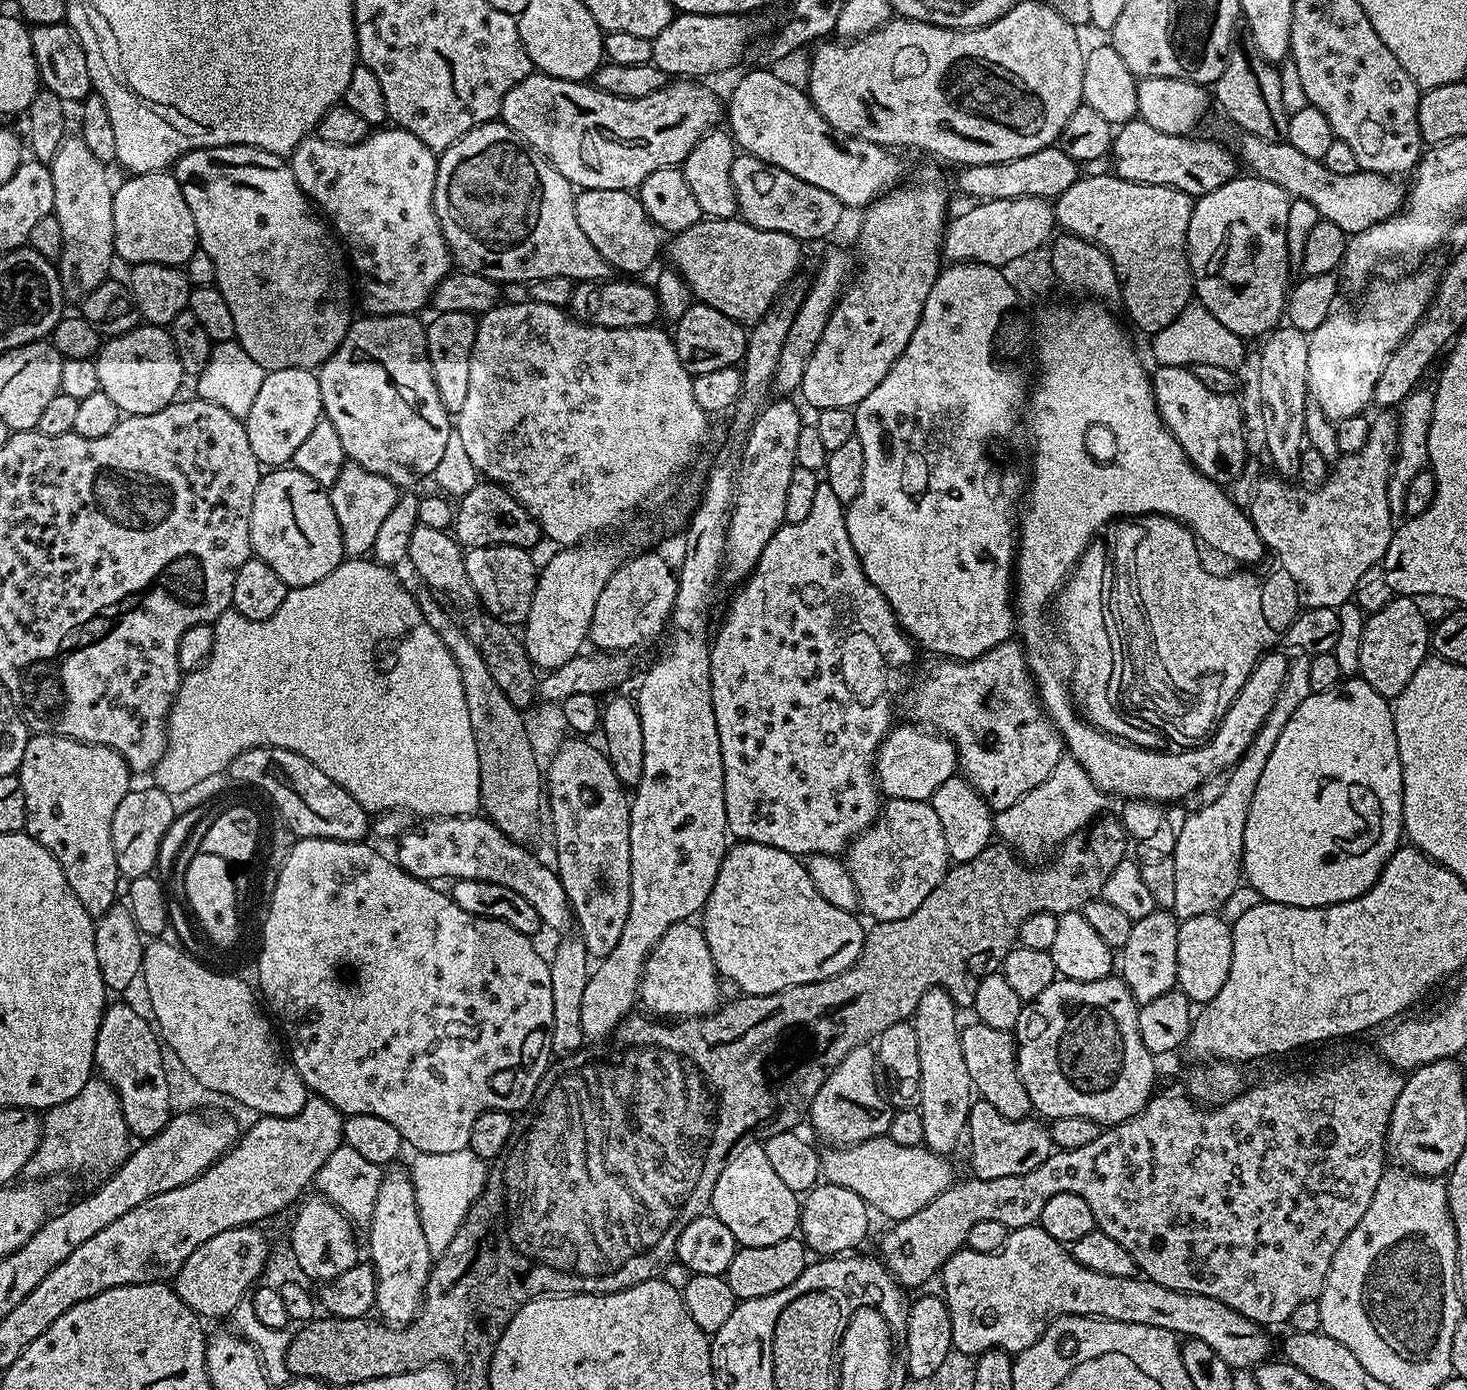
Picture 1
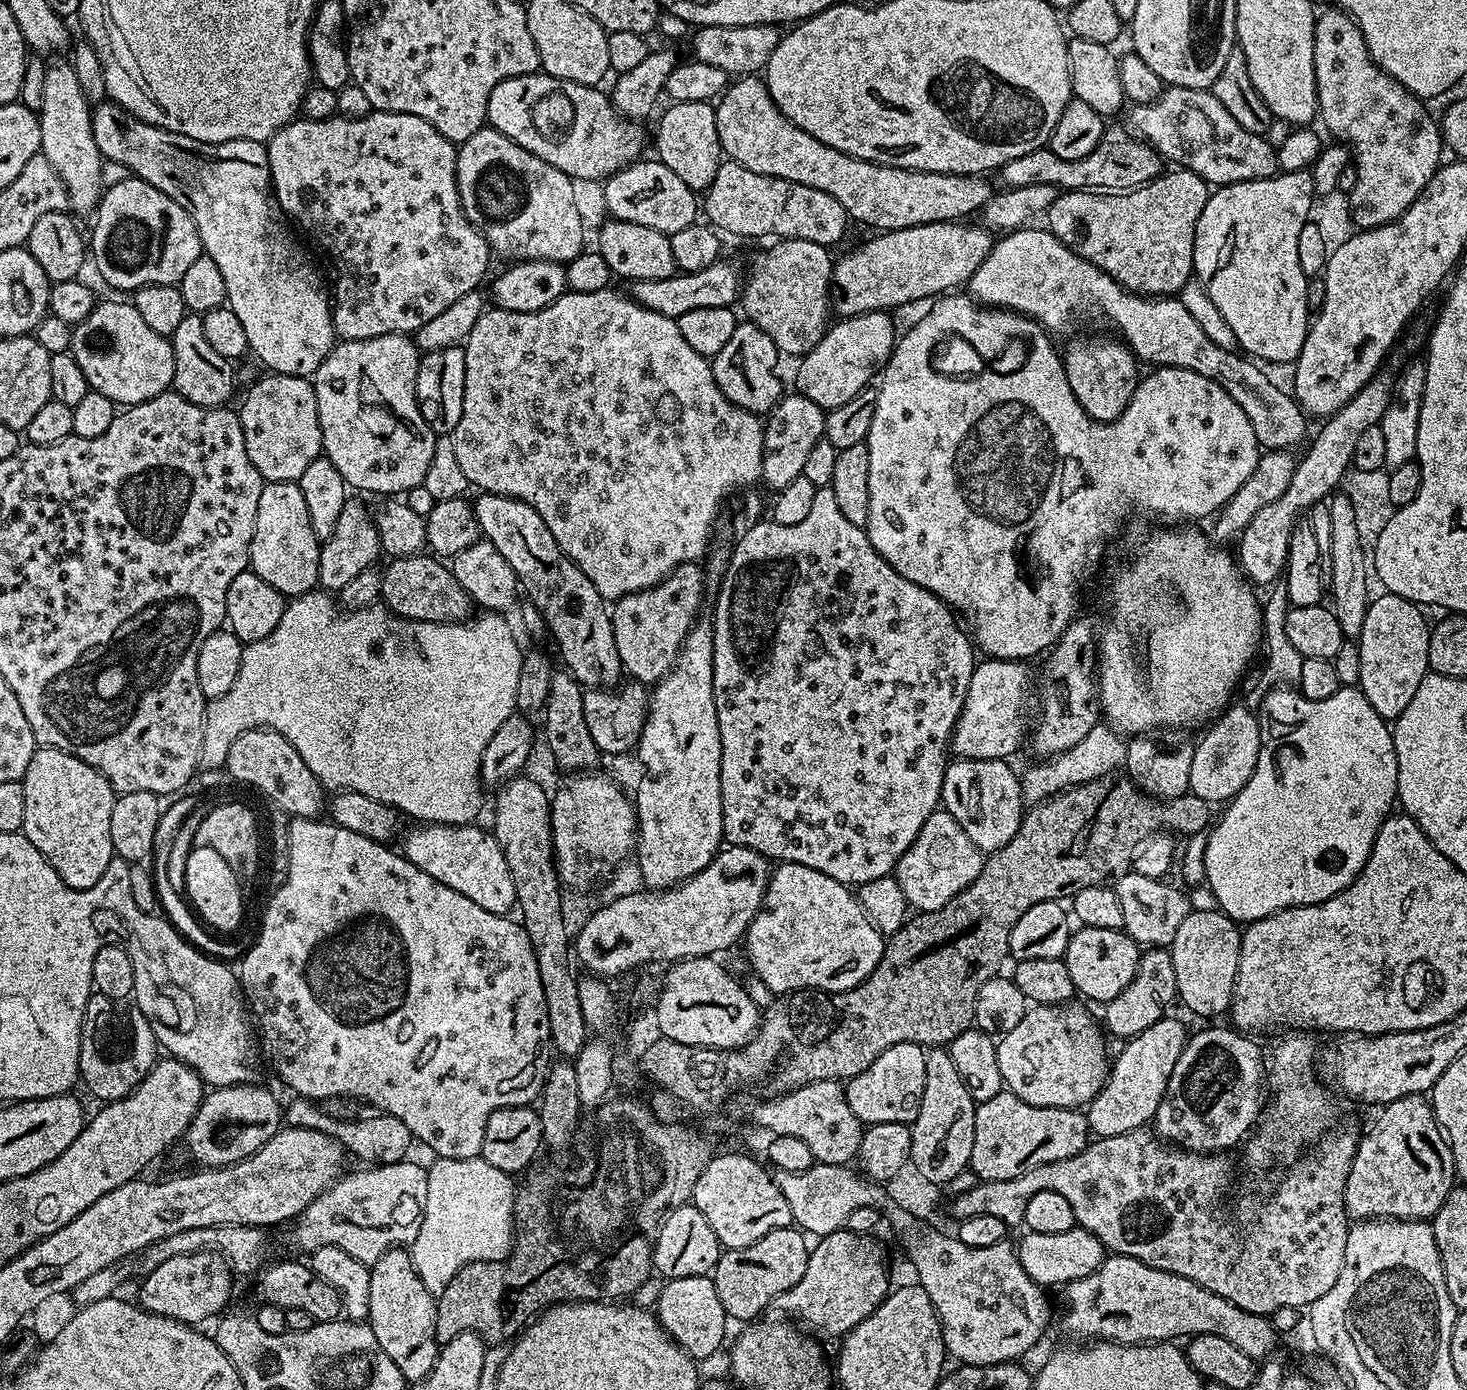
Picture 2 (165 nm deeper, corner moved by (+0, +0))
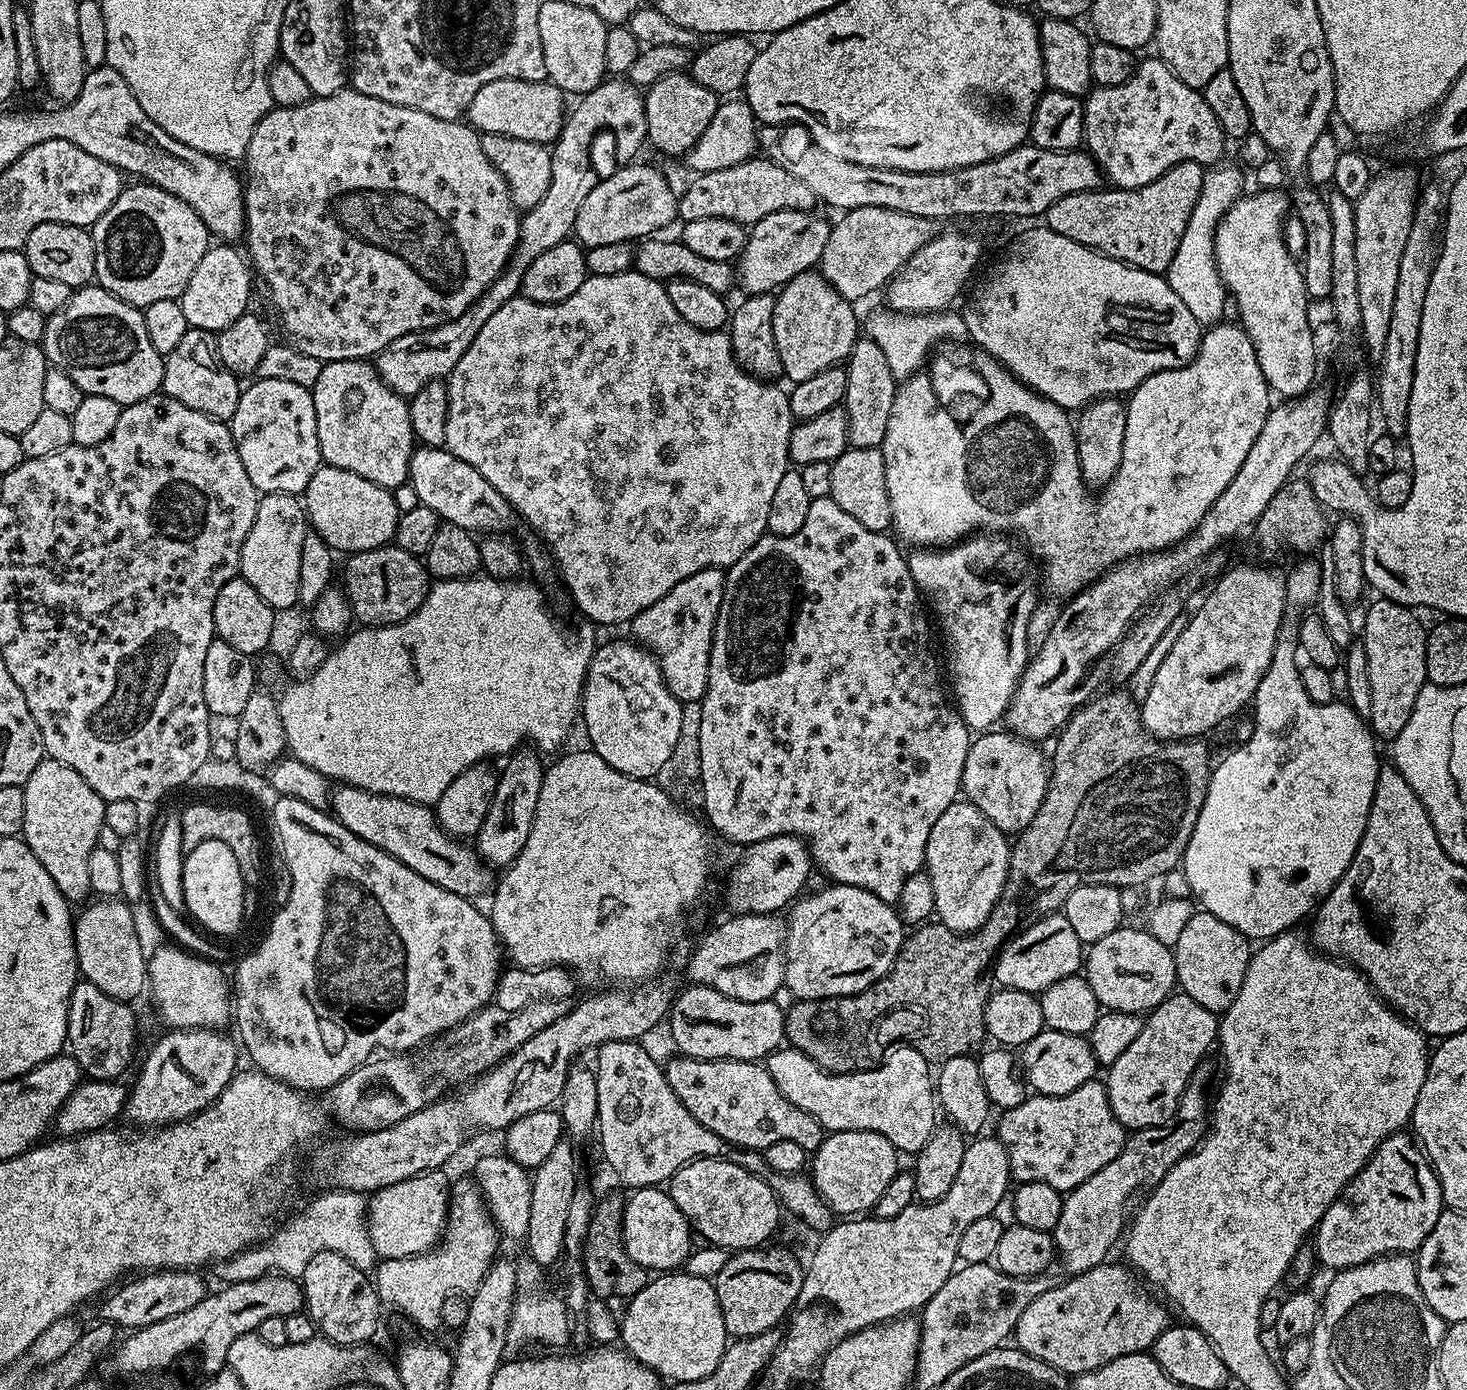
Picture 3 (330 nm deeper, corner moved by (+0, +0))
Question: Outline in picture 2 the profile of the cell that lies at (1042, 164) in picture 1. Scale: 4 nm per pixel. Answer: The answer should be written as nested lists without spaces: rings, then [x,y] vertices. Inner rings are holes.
[[[741,75],[733,79],[724,89],[715,105],[718,122],[718,142],[721,153],[727,159],[746,166],[746,170],[754,170],[754,174],[766,174],[774,178],[786,178],[790,182],[802,182],[802,186],[814,186],[814,190],[822,190],[842,202],[842,210],[846,210],[853,221],[869,224],[872,230],[893,232],[910,226],[922,226],[930,222],[963,221],[972,218],[983,208],[984,203],[994,195],[994,188],[987,184],[983,175],[959,176],[958,174],[942,174],[941,172],[915,172],[909,168],[895,168],[885,164],[875,164],[869,160],[859,160],[845,152],[834,150],[818,138],[806,134],[774,102],[768,93],[763,79],[755,75]]]

